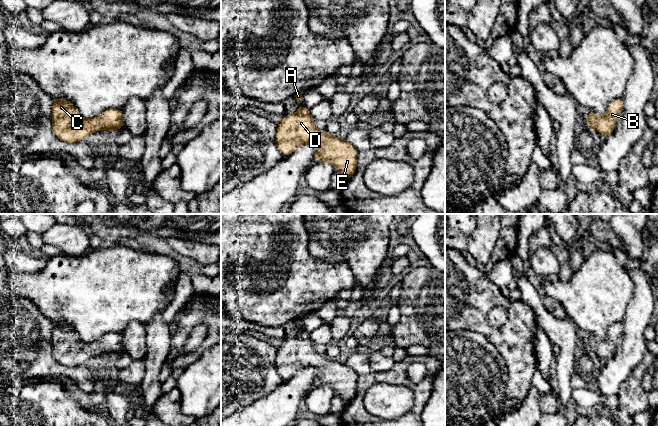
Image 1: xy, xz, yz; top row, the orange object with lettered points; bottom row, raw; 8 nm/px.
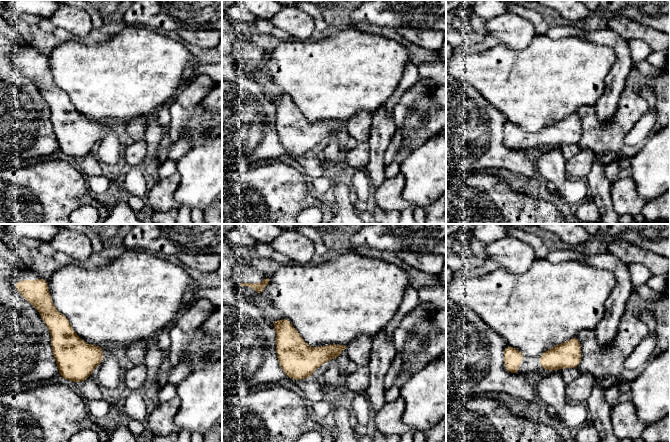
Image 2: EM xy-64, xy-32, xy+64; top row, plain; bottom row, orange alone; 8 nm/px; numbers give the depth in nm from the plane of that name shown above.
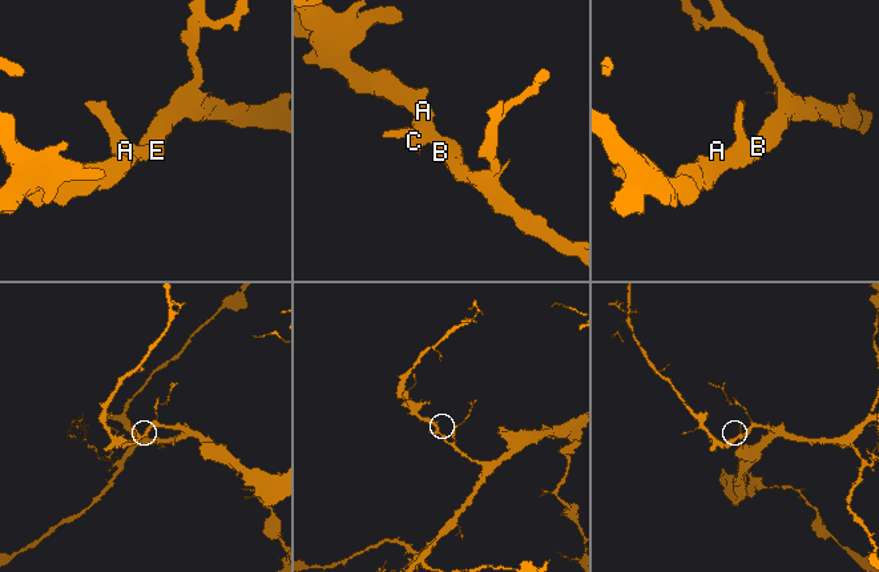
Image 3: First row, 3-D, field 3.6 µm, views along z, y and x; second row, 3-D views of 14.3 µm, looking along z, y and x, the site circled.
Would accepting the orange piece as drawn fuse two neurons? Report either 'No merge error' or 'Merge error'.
No merge error

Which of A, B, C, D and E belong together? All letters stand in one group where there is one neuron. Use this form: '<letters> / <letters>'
A B C D E

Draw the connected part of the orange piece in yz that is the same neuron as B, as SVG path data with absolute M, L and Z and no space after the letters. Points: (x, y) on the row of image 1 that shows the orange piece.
M618 98L612 101L607 108L604 116L598 116L593 112L587 112L586 125L590 130L595 128L602 136L609 136L615 128L616 119L622 112L624 107L624 99Z

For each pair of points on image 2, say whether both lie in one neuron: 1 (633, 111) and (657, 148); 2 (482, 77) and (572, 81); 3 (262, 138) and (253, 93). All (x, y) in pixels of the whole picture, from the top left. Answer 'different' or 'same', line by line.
1: different
2: same
3: same

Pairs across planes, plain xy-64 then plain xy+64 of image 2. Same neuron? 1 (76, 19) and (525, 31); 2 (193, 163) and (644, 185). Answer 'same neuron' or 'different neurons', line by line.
1: same neuron
2: same neuron

